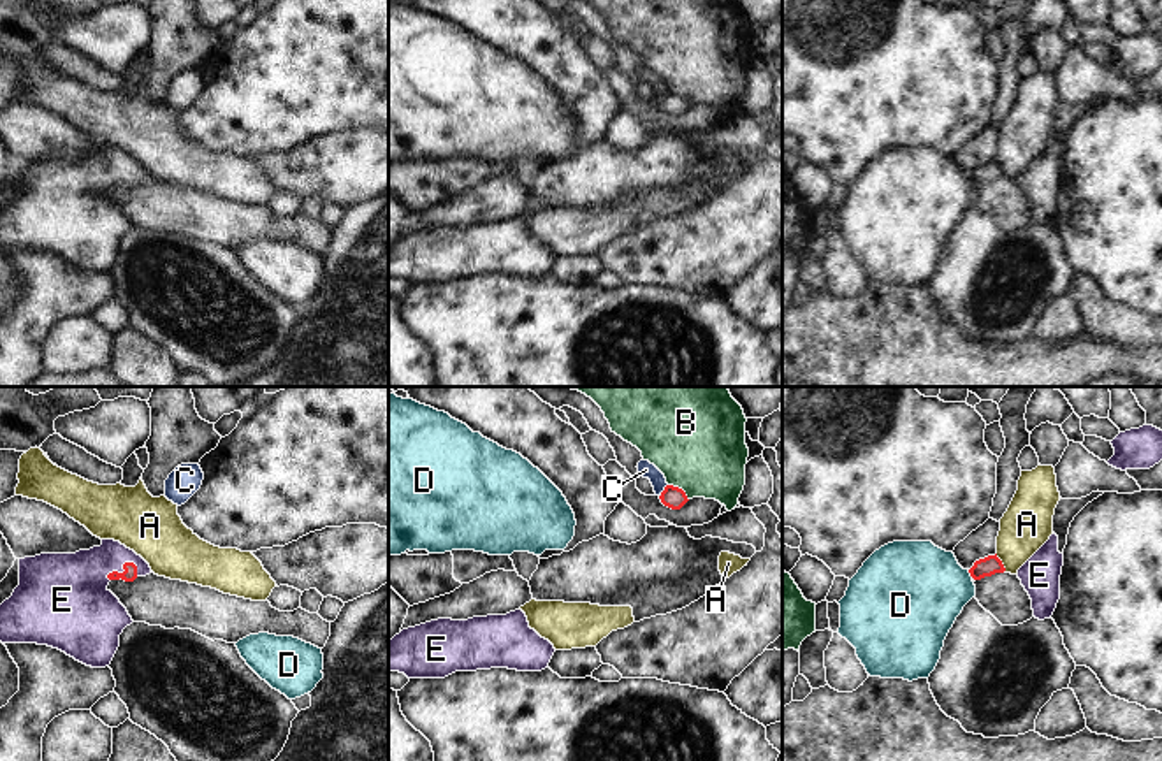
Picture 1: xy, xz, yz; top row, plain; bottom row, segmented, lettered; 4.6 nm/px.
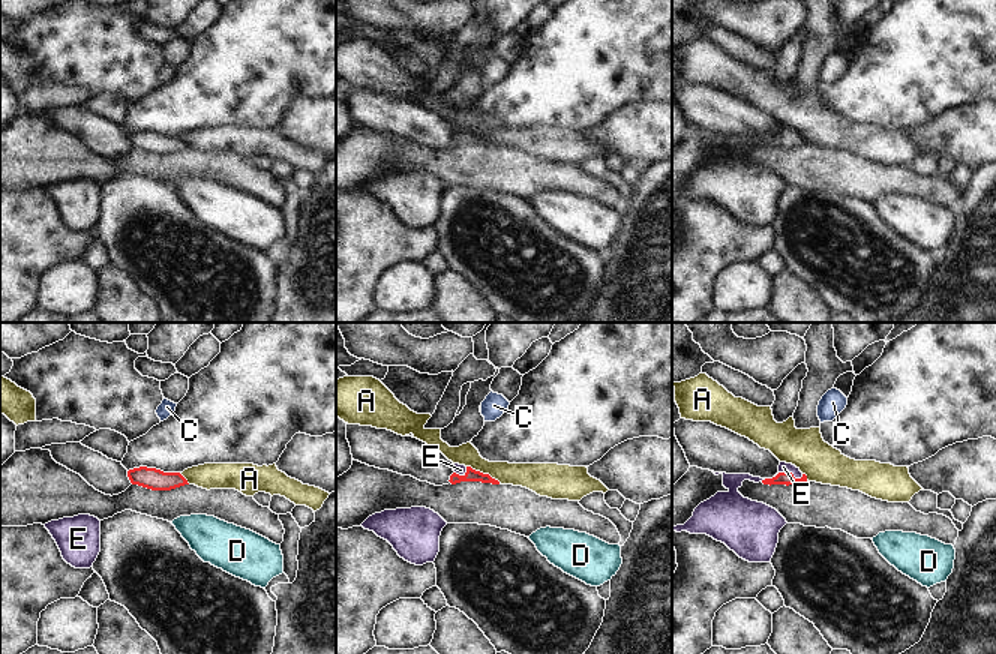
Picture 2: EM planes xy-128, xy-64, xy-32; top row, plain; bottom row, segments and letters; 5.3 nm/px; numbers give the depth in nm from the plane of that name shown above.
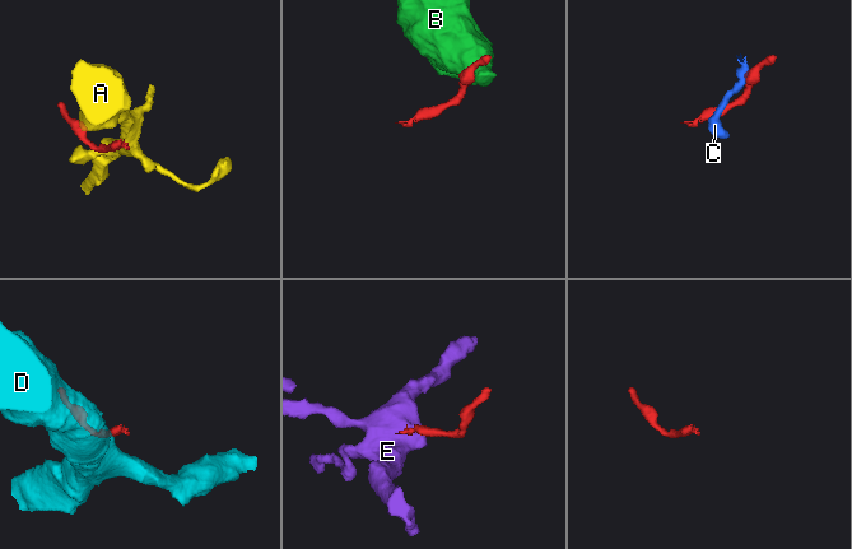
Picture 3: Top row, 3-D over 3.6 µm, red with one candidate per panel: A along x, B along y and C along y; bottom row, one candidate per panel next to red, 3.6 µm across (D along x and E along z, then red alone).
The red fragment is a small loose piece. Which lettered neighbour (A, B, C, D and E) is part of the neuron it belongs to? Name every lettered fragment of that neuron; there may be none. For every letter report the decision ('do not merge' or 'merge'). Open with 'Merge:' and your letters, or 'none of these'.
Merge: E
A: do not merge
B: do not merge
C: do not merge
D: do not merge
E: merge

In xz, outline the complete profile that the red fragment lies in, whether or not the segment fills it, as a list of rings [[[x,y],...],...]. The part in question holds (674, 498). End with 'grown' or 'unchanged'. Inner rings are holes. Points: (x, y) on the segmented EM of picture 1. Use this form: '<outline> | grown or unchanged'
[[[666,485],[659,496],[661,503],[672,510],[680,510],[689,499],[679,487]]] | unchanged

